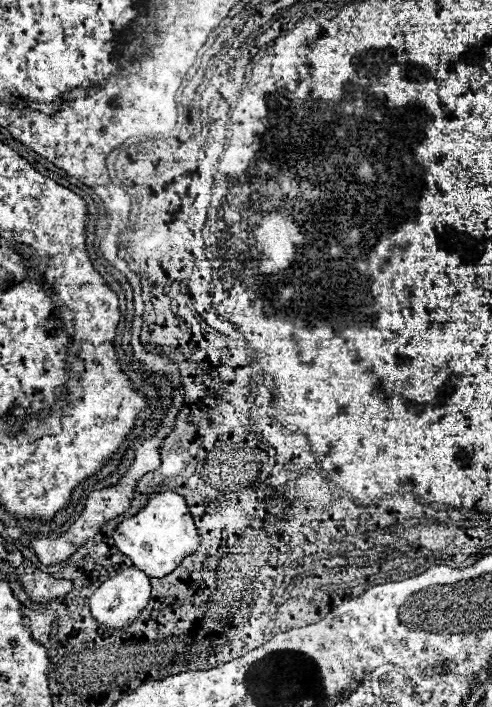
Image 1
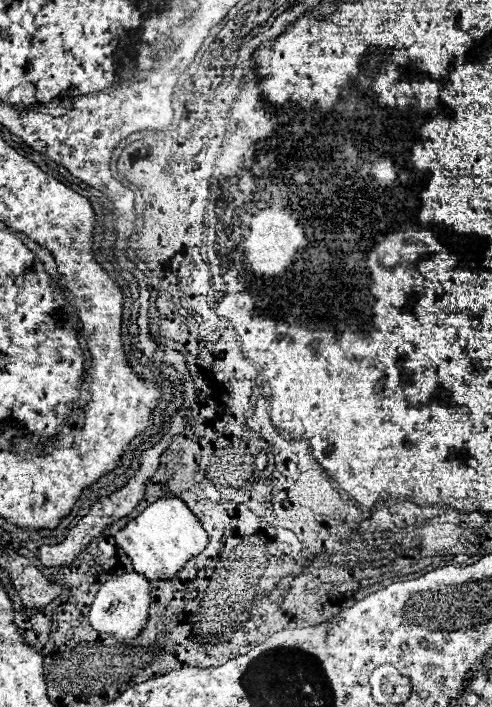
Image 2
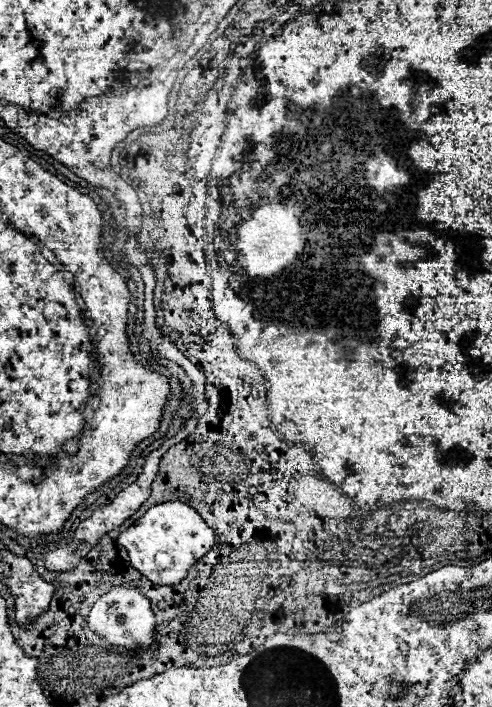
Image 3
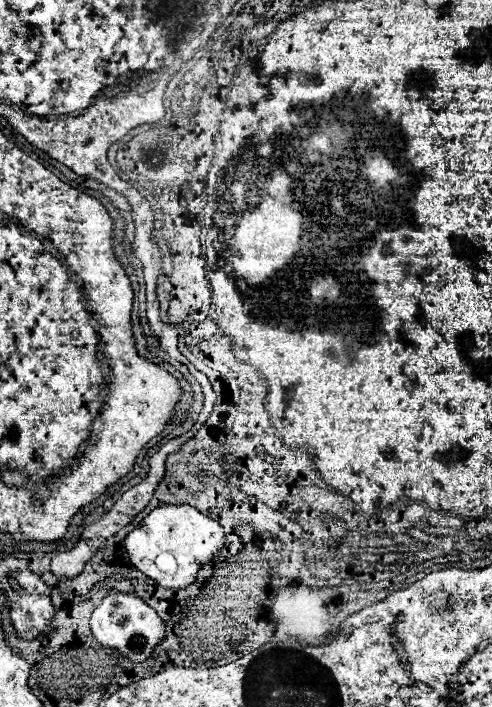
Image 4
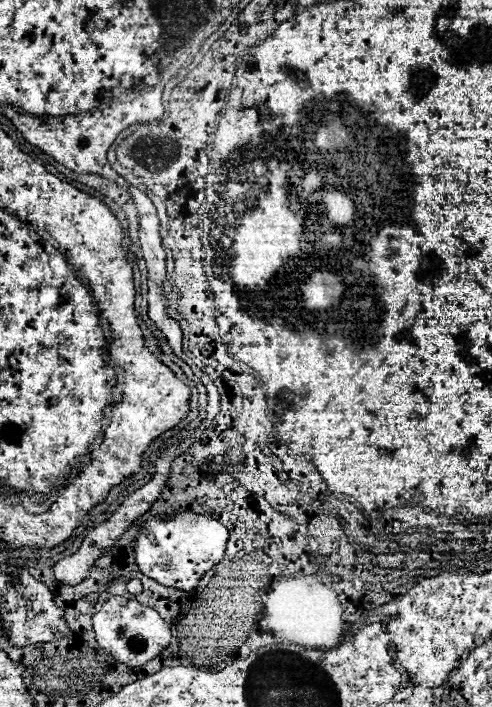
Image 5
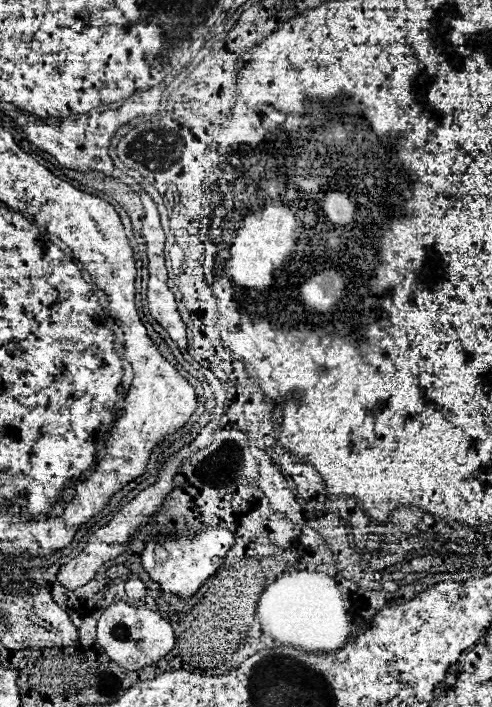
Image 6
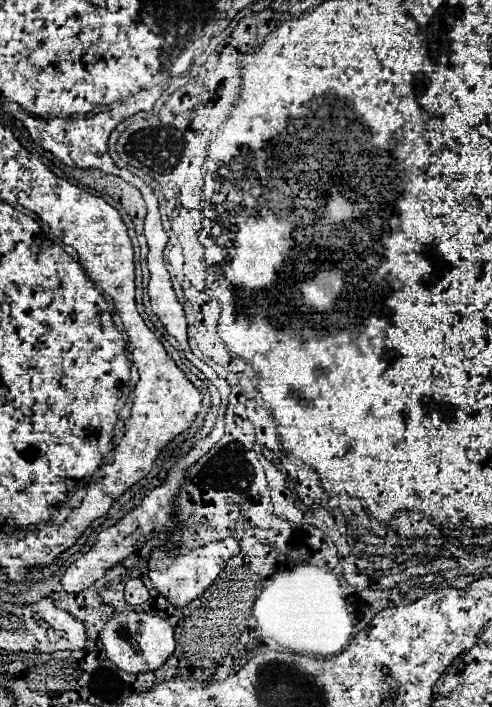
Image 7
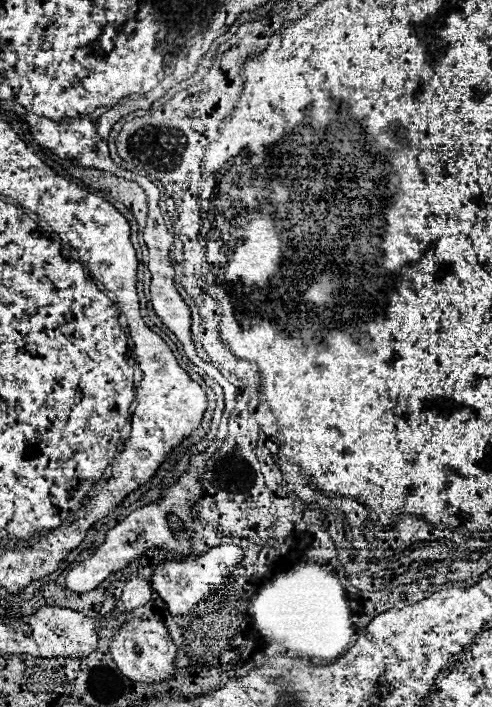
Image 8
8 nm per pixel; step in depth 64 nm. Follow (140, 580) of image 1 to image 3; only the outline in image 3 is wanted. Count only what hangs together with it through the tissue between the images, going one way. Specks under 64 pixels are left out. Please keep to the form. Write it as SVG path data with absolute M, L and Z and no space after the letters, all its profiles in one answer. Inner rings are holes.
M116 586L102 594L92 606L88 616L88 626L92 632L102 636L108 644L122 646L134 654L144 654L156 636L156 618L150 608L148 598L136 586Z

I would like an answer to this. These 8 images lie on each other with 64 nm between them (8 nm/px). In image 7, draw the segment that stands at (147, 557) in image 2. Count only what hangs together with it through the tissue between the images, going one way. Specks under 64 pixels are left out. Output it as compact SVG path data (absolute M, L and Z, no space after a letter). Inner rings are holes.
M228 538L222 542L210 542L206 546L194 548L188 554L166 554L162 550L152 550L148 566L150 566L150 580L154 584L154 588L170 600L172 606L188 606L192 600L196 600L208 586L212 586L212 582L218 578L218 574L224 570L224 566L228 564L228 560L232 556L238 556L240 548L238 544Z

